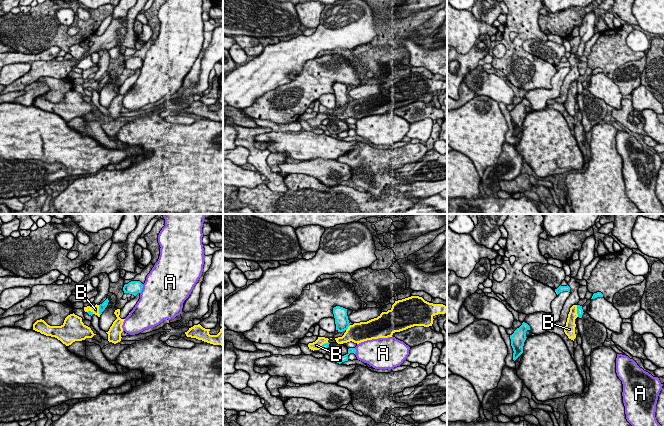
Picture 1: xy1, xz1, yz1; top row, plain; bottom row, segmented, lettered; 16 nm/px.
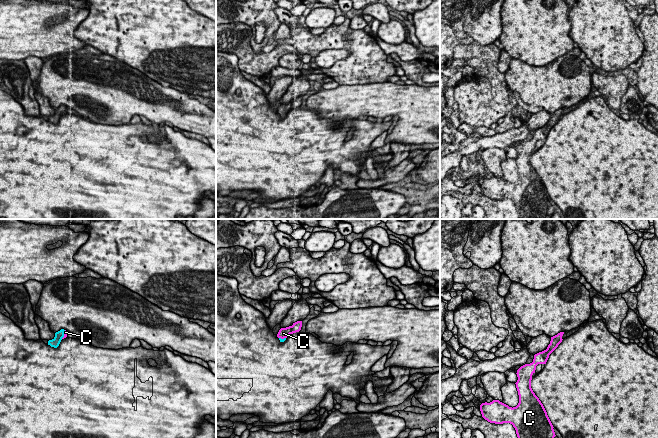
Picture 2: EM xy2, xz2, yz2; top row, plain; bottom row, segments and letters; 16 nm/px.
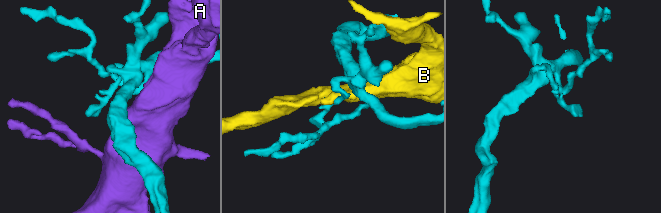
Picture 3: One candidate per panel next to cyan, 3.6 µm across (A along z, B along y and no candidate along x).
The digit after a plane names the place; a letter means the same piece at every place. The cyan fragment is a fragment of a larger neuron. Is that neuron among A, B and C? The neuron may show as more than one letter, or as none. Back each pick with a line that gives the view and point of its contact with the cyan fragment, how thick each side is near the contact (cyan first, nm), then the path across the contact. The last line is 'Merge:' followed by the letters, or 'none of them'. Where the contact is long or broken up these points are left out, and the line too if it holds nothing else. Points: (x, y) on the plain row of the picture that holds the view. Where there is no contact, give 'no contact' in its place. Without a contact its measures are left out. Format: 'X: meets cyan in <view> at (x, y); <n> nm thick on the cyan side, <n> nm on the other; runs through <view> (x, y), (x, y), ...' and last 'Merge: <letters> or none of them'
C: meets cyan in xy2 at (63, 110); 140 nm thick on the cyan side, 60 nm on the other; runs through xy2 (55, 118), (63, 110), (65, 108)
Merge: C

